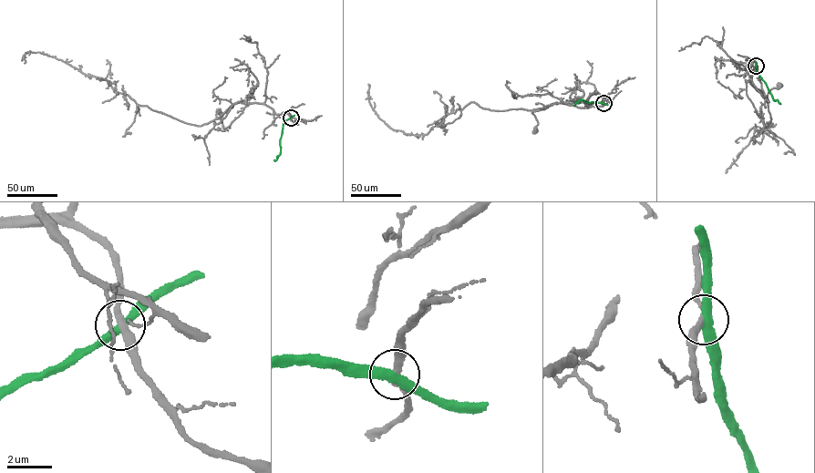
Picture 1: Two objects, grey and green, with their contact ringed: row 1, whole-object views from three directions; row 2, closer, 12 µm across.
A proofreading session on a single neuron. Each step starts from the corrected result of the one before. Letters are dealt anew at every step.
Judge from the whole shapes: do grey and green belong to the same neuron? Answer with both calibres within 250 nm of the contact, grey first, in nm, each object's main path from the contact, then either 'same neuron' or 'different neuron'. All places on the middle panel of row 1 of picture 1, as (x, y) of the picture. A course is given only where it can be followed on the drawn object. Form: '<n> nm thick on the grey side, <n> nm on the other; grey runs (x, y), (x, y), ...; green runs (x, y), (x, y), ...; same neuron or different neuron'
280 nm thick on the grey side, 360 nm on the other; grey runs (603, 103), (588, 107), (554, 103), (532, 112), (538, 124), (534, 131); green runs (603, 103), (582, 99), (574, 104); different neuron

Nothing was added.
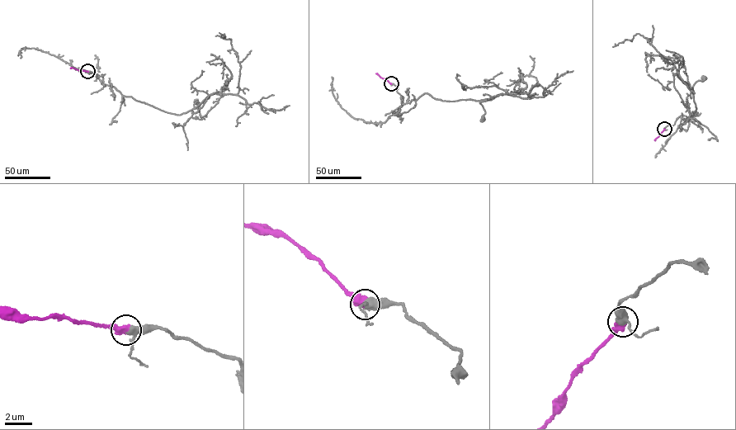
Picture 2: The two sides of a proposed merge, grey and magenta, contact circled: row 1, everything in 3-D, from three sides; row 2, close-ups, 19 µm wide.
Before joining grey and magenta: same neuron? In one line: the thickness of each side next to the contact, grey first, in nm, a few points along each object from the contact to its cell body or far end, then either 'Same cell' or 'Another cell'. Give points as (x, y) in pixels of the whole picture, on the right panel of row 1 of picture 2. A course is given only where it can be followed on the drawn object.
Thickness 420 nm (grey) against 600 nm. Course of grey: (664, 129), (681, 115), (688, 120), (683, 120), (696, 109), (680, 78), (693, 92), (704, 77). Course of magenta: (664, 129), (655, 140). Same cell

